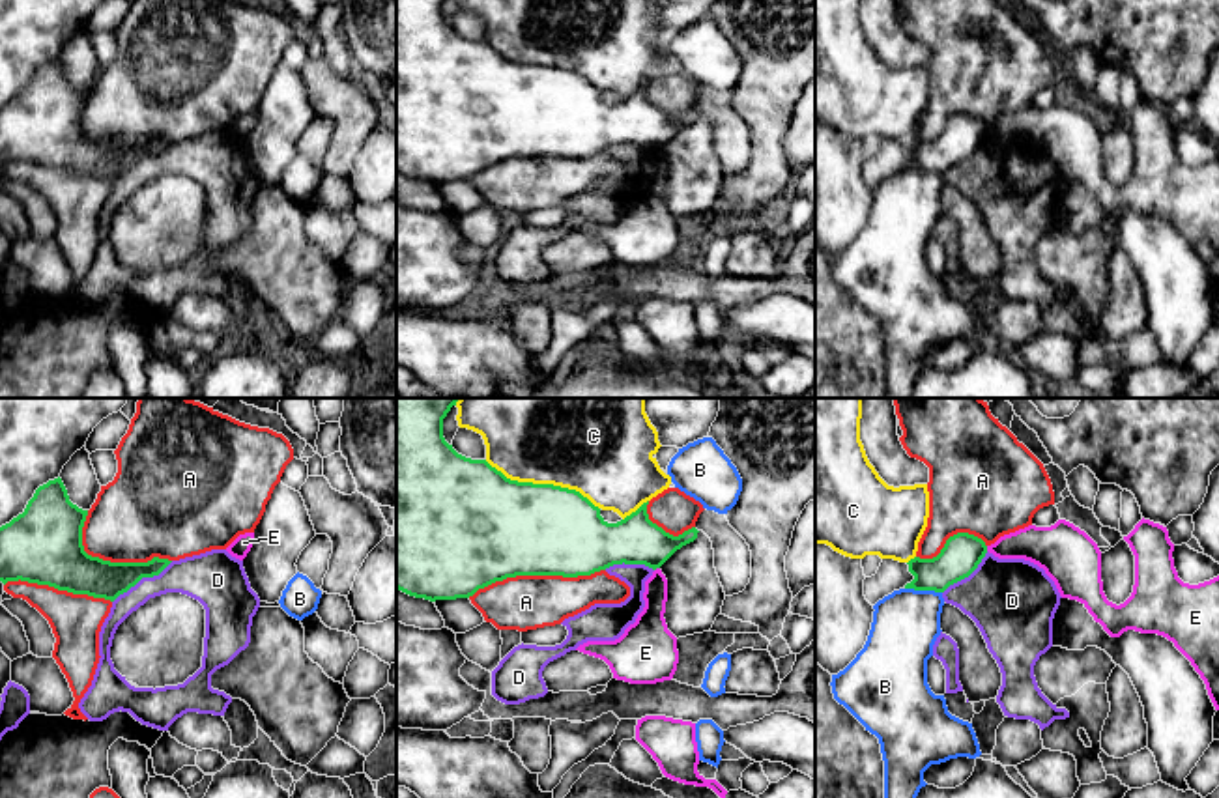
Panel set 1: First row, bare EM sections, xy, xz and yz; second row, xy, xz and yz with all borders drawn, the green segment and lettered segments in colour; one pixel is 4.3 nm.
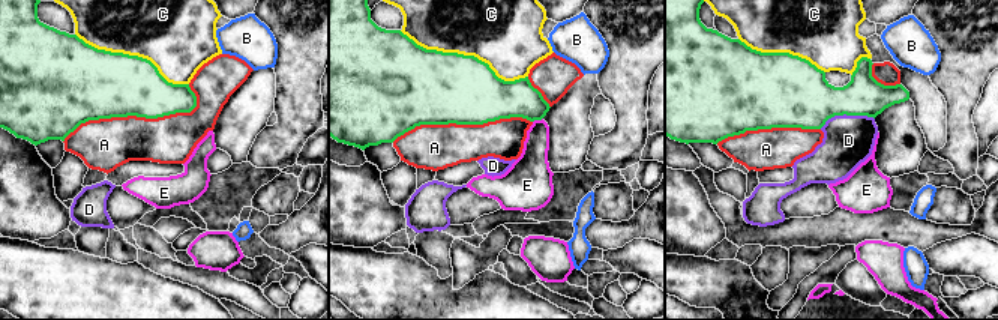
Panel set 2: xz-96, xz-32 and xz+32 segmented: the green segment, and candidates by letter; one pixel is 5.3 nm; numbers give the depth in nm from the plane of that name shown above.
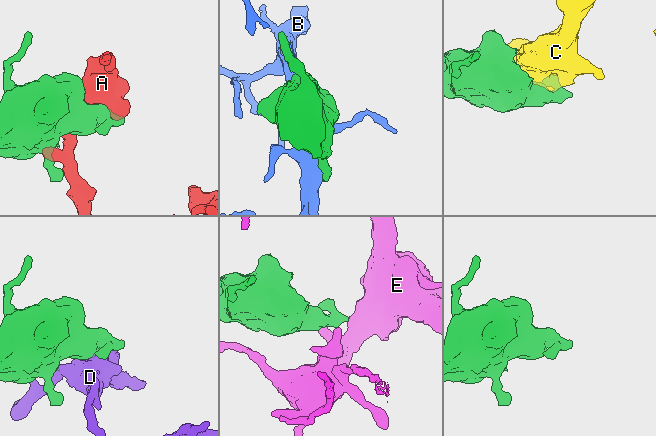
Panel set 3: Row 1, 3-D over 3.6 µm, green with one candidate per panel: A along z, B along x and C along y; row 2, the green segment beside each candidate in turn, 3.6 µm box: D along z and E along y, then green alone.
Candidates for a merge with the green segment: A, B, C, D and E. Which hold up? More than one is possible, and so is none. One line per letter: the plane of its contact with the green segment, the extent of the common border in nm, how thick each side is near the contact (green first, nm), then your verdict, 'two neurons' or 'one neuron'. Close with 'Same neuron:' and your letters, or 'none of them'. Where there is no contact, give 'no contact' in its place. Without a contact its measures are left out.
A: meets green in xz; contact 600 nm long; 420 nm thick on the green side, 240 nm on the other; two neurons
B: meets green in yz; contact 160 nm long; 170 nm thick on the green side, 280 nm on the other; two neurons
C: meets green in xz; contact 550 nm long; 420 nm thick on the green side, 500 nm on the other; two neurons
D: meets green in xy; contact 320 nm long; 170 nm thick on the green side, 190 nm on the other; two neurons
E: meets green in xz; contact 30 nm long; 200 nm thick on the green side, 130 nm on the other; two neurons
Same neuron: none of them

